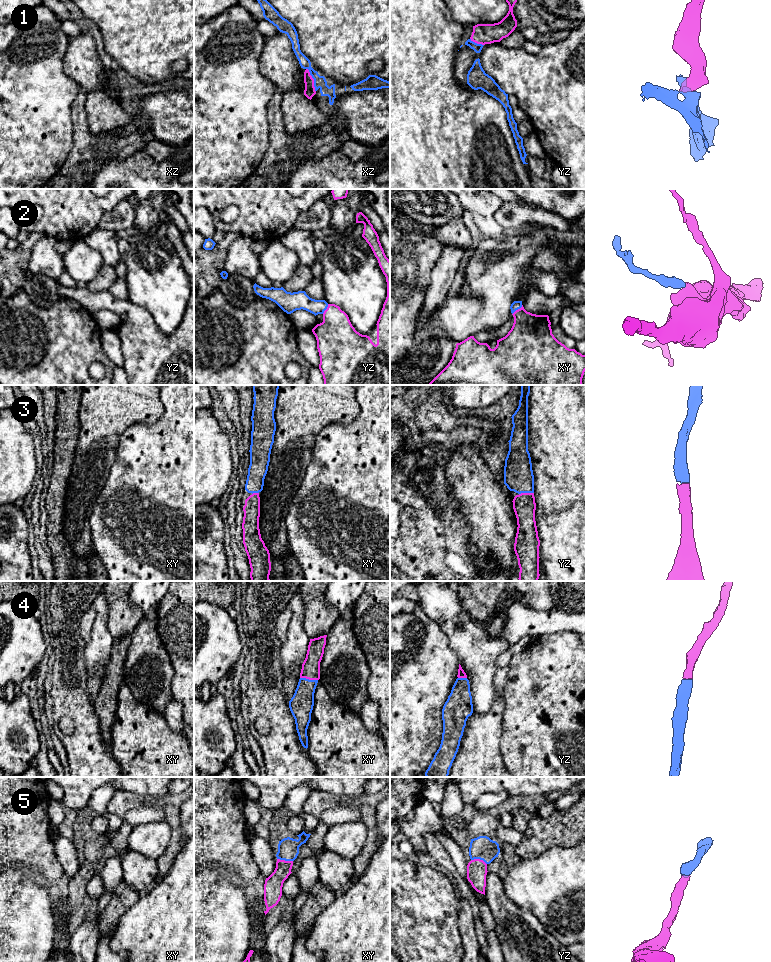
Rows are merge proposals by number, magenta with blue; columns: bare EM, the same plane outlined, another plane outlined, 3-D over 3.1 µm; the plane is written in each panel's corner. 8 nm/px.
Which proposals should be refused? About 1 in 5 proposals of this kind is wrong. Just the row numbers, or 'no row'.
no row

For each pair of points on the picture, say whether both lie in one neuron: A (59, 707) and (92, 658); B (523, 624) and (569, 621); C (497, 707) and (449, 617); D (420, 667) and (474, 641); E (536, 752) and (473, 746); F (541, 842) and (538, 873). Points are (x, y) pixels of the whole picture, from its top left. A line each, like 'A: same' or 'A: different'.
A: different
B: same
C: different
D: different
E: different
F: different

